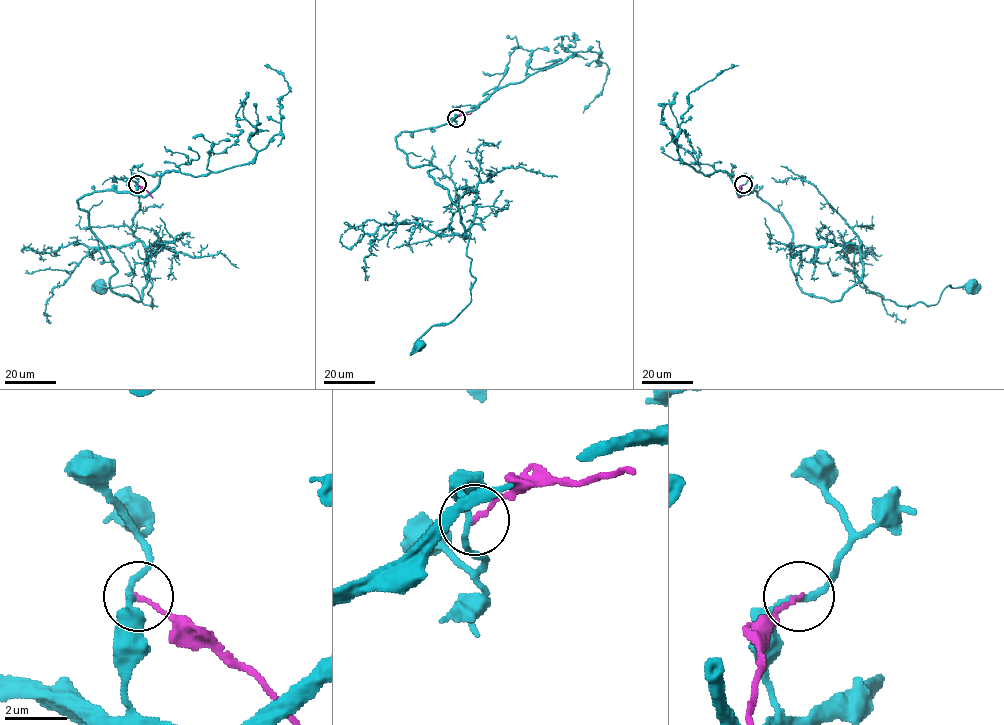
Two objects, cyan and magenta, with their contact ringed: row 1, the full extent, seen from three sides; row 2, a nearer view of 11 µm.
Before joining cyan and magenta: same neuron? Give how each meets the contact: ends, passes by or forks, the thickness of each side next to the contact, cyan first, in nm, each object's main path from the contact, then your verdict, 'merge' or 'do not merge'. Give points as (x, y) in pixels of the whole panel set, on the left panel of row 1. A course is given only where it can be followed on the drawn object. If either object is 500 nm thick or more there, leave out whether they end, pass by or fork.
cyan passes by; magenta ends; calibres 180 and 130 nm; course cyan (137, 184), (78, 206), (117, 272), (110, 288), (140, 300), (147, 276), (157, 305), (129, 285), (101, 284); course magenta (137, 184), (152, 197); do not merge

